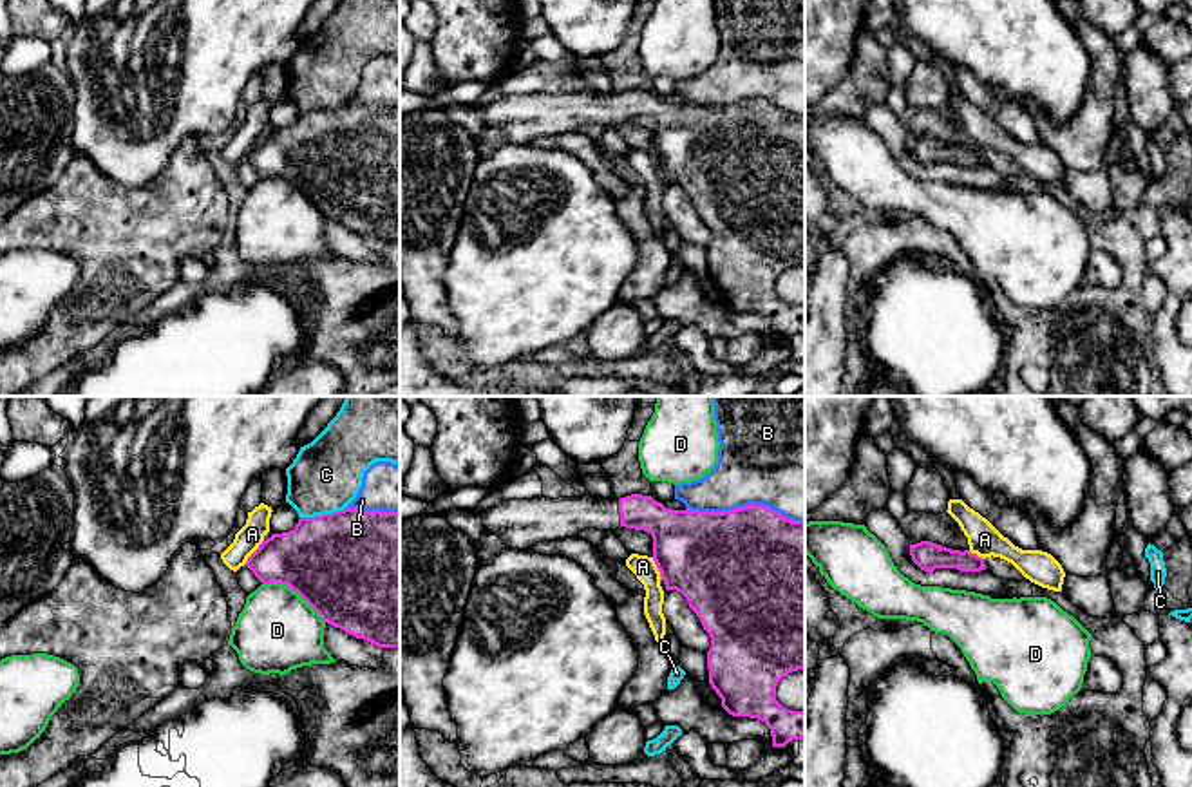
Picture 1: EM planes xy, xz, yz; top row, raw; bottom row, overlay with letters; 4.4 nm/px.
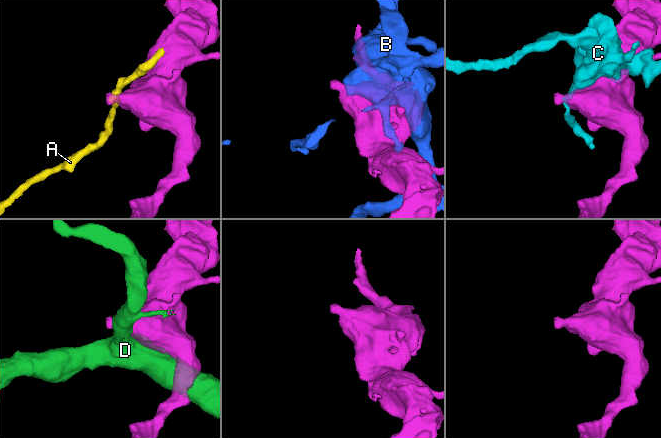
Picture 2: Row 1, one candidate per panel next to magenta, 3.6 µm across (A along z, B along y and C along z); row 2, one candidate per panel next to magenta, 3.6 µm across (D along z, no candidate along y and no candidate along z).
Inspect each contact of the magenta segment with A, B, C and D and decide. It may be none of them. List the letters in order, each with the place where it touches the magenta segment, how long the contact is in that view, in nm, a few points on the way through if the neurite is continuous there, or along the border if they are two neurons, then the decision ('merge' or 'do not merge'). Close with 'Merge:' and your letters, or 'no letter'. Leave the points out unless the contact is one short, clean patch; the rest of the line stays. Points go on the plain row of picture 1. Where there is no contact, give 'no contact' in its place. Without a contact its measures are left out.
A: meets magenta in xy at (254, 147); contact 140 nm long; border along xy (263, 134), (245, 158); do not merge
B: meets magenta in xz at (746, 102); contact 550 nm long; do not merge
C: meets magenta in xy at (322, 109); contact 220 nm long; do not merge
D: meets magenta in xy at (295, 185); contact 340 nm long; do not merge
Merge: no letter

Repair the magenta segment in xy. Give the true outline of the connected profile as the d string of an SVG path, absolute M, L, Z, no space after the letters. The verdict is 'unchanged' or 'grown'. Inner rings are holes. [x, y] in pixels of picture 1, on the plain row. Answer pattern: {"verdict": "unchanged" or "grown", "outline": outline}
{"verdict": "unchanged", "outline": "M344 103L300 112L293 125L262 136L246 161L262 179L289 181L324 217L378 242L400 242L400 107Z"}

